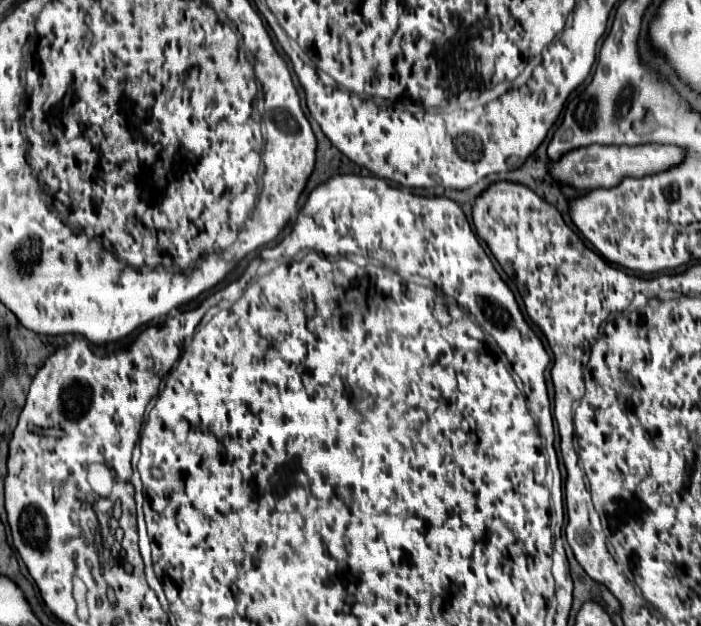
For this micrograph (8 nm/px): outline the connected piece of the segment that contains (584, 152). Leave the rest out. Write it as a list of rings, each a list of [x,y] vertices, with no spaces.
[[[648,143],[648,145],[636,145],[636,147],[618,147],[618,145],[590,145],[582,147],[576,151],[566,153],[558,163],[548,163],[550,175],[556,181],[570,183],[576,189],[592,191],[596,187],[616,187],[624,177],[646,177],[654,173],[662,173],[666,169],[672,169],[680,165],[684,157],[684,149],[676,145],[658,145],[658,143]]]

